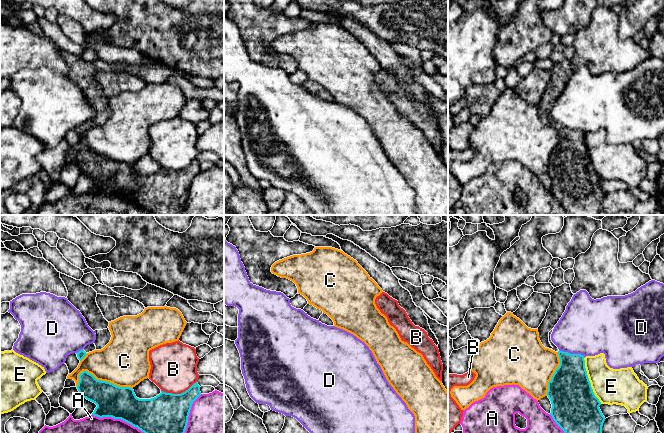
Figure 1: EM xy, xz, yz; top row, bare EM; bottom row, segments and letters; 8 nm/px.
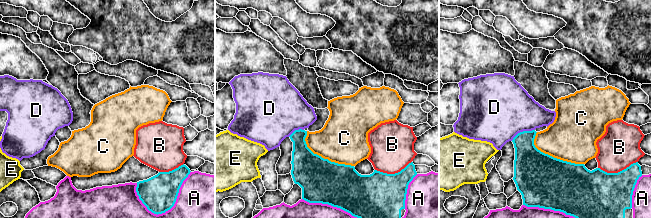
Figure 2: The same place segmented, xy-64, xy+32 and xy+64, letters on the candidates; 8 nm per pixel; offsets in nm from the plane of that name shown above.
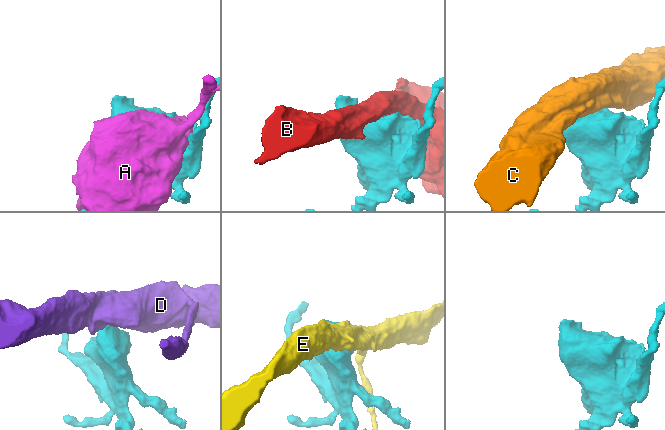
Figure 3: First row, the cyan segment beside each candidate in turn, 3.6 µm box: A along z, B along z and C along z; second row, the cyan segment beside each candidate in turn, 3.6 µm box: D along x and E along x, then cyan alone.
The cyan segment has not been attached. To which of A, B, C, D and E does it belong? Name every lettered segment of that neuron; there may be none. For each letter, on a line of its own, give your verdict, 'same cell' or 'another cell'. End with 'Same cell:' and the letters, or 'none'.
A: another cell
B: another cell
C: another cell
D: another cell
E: another cell
Same cell: none

